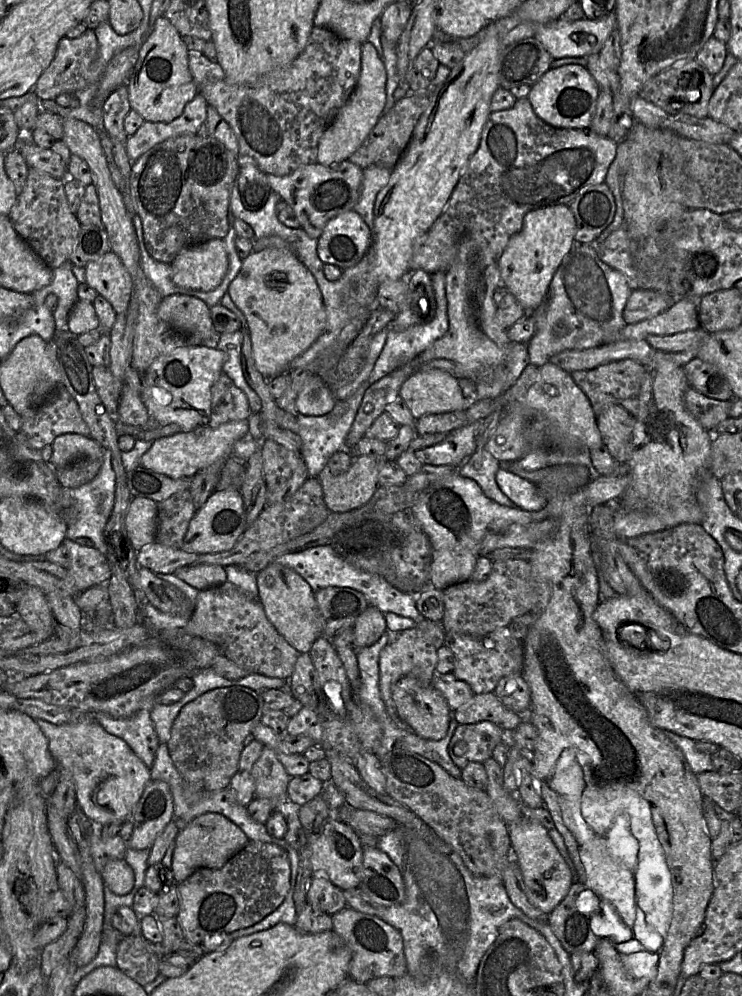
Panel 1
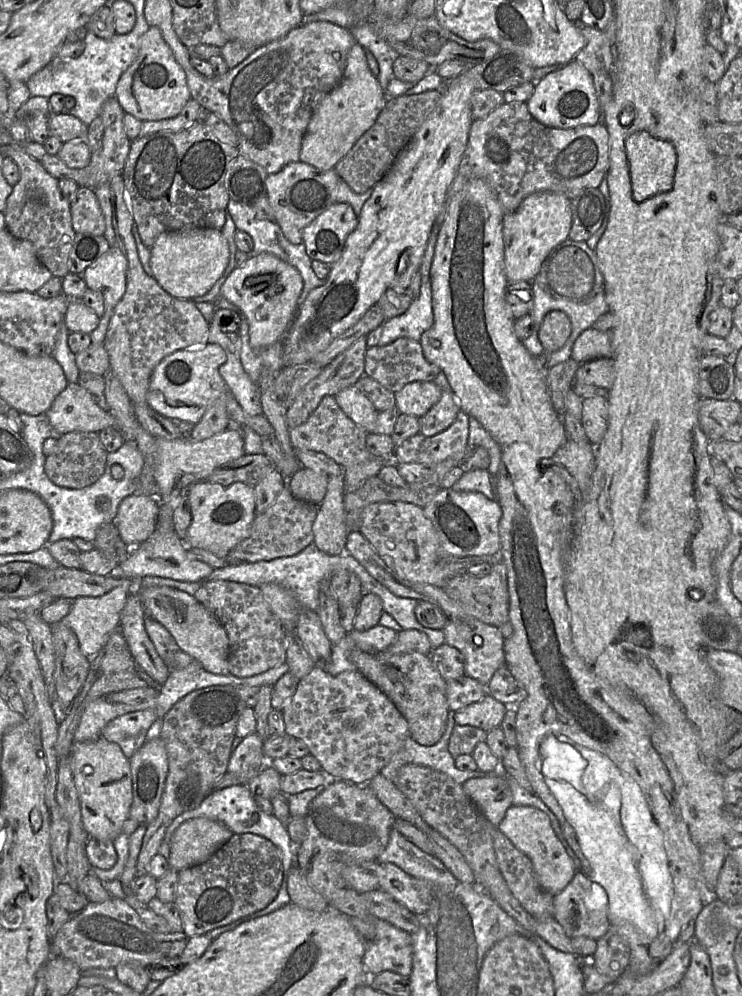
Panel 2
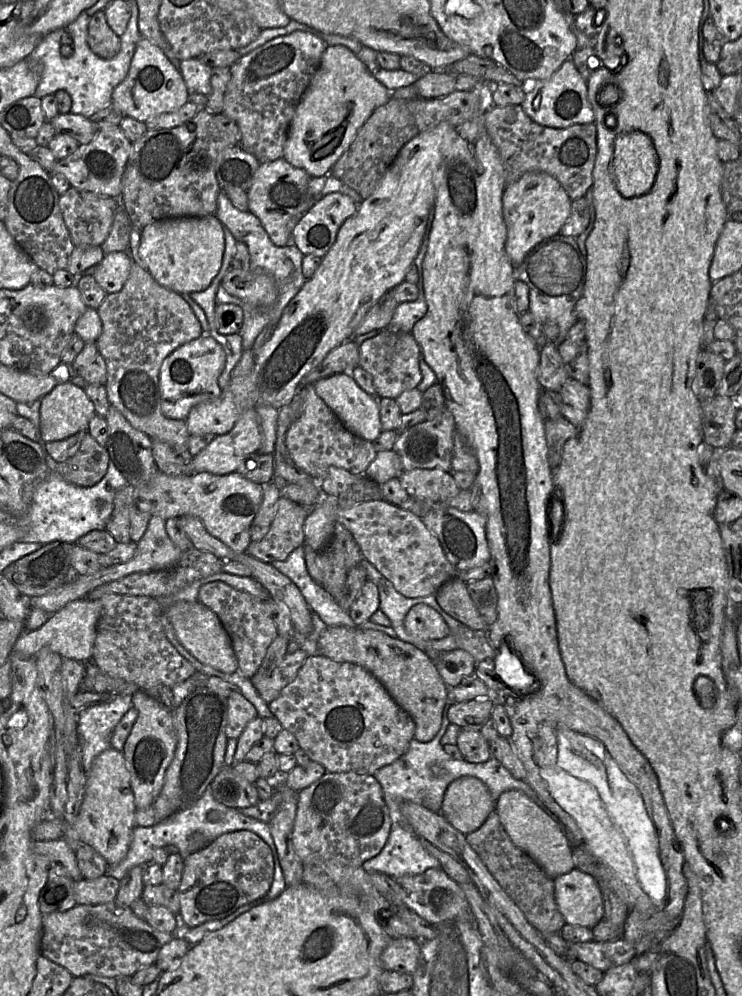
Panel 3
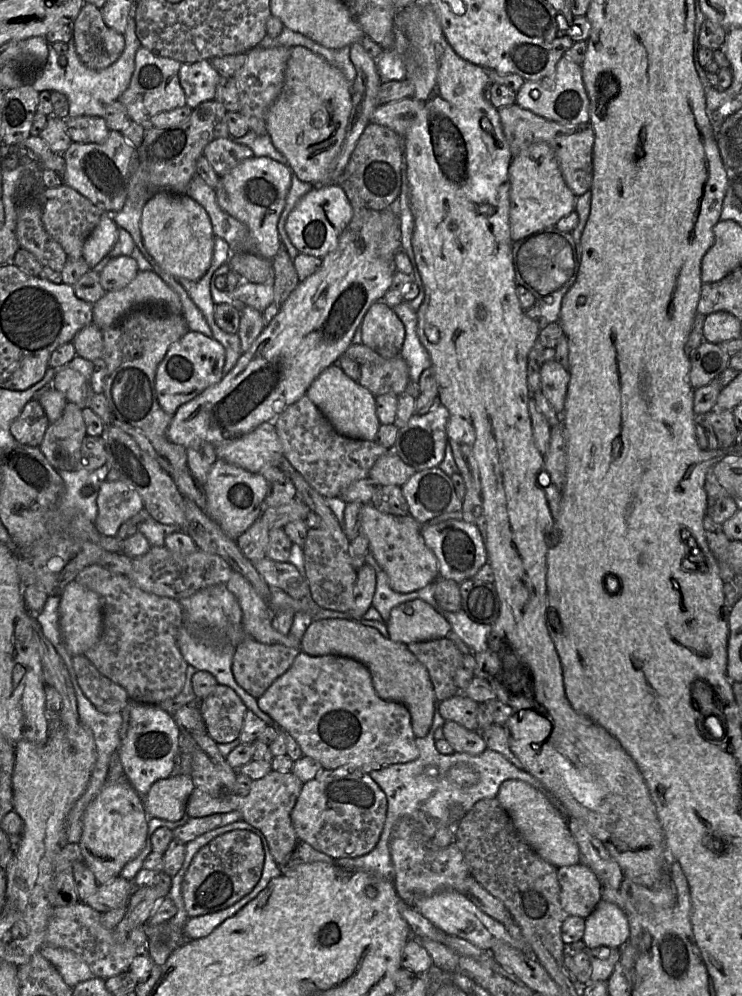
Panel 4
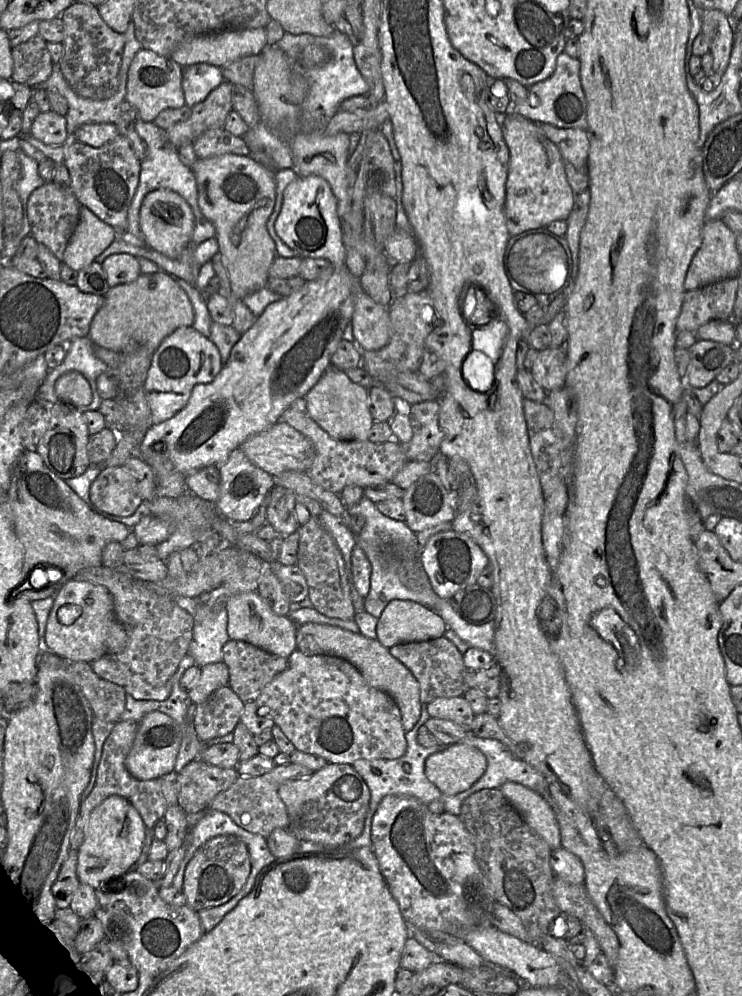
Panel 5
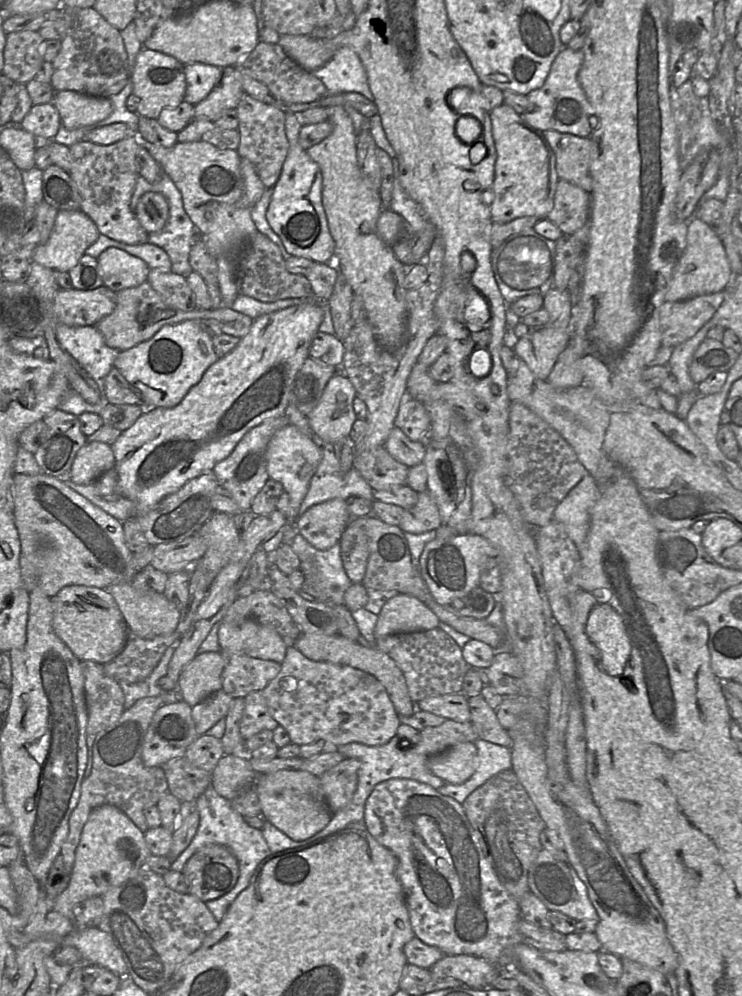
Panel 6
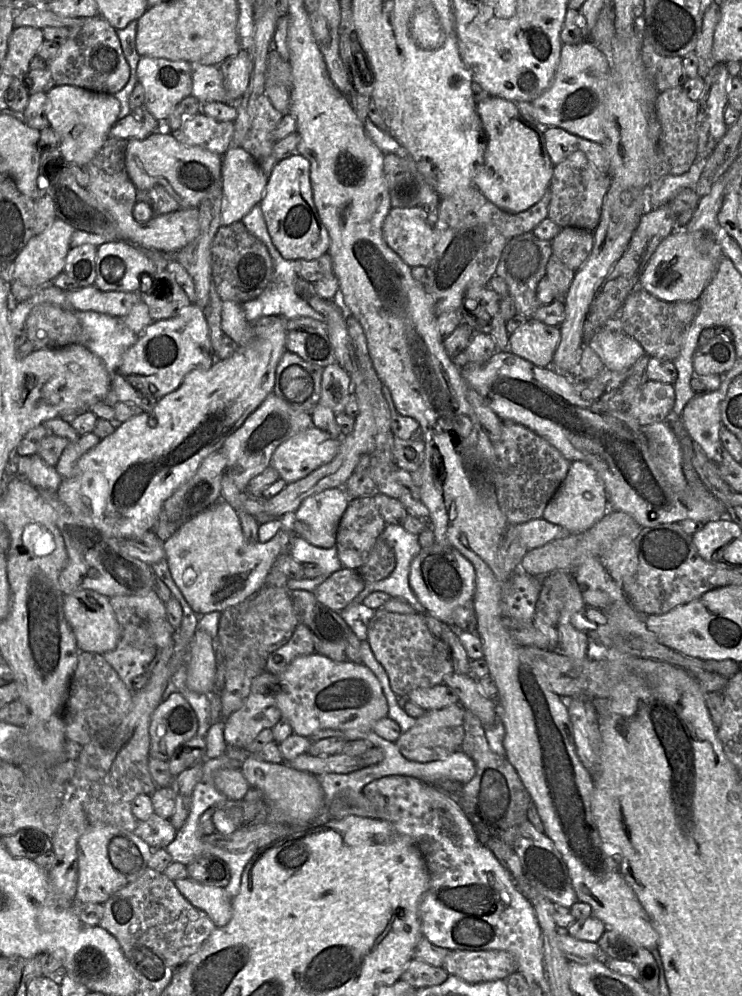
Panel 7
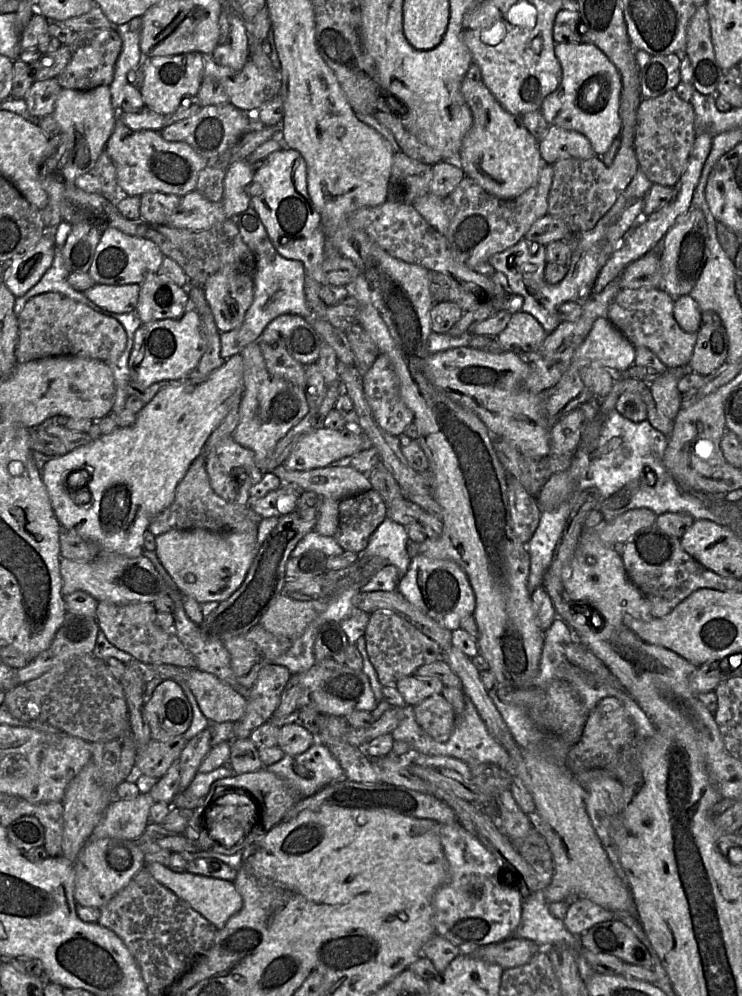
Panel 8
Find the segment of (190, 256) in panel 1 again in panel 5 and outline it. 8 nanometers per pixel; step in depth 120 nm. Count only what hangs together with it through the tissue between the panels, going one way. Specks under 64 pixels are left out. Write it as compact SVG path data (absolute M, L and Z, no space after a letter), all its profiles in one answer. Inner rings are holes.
M160 188L143 198L139 226L146 246L169 258L177 259L191 242L195 219L190 205L182 196L170 189Z

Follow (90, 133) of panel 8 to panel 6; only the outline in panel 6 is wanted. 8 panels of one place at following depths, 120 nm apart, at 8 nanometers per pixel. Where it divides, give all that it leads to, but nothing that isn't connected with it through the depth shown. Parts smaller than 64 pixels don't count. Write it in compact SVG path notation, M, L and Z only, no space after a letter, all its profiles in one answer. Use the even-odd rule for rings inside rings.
M70 90L55 91L51 103L59 112L61 124L69 130L93 125L113 111L110 98Z

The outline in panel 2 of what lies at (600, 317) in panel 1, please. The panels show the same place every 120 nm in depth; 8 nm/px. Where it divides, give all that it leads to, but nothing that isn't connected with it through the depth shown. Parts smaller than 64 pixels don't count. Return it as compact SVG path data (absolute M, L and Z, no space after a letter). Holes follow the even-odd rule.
M566 239L554 247L541 265L539 273L531 281L533 306L530 315L533 319L532 333L523 344L534 357L546 357L547 367L565 362L571 358L572 348L579 335L592 328L597 319L609 312L605 299L604 277L600 271L595 251L584 241ZM553 310L567 314L571 322L571 334L564 345L553 352L547 351L539 339L539 330L545 315Z

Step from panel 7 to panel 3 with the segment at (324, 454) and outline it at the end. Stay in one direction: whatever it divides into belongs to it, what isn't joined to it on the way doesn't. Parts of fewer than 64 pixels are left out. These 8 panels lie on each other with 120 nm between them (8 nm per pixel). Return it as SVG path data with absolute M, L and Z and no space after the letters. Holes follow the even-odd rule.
M243 407L233 429L227 434L216 436L192 458L192 473L227 475L236 472L244 460L259 453L261 442L262 434L256 407Z

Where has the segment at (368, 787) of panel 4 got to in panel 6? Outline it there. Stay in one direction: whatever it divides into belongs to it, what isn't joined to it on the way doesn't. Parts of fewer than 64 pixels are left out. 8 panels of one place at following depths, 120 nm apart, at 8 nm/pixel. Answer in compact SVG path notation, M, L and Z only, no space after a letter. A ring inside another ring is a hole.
M345 758L320 776L322 794L331 813L343 809L352 800L360 766L359 760Z

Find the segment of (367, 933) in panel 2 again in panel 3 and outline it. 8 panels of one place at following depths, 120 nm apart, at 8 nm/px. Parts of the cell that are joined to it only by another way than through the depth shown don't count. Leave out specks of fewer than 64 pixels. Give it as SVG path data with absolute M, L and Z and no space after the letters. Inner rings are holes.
M393 938L381 954L384 971L398 971L413 975L421 953L420 941L411 938Z

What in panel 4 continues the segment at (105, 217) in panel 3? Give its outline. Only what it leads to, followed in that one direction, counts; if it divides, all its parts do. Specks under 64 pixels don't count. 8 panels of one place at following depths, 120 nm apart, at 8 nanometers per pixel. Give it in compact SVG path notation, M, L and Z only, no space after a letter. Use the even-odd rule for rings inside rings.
M65 183L45 189L42 222L49 235L62 246L68 259L81 258L86 239L104 214L108 213Z

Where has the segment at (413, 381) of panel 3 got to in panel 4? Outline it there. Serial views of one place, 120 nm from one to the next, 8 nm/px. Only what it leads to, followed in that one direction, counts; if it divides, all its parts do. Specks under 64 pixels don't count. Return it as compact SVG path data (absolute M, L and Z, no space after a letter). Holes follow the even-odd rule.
M397 355L383 358L377 364L360 365L358 383L375 397L391 393L404 393L409 384L409 368L405 360Z

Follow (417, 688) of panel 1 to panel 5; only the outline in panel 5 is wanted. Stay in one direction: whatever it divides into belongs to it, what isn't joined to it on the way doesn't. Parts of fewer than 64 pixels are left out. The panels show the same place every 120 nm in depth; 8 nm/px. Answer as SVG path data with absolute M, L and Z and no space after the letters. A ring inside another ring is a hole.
M311 622L298 626L296 643L297 649L307 656L336 656L353 664L371 687L393 697L400 709L403 728L406 732L411 731L417 724L423 706L420 700L419 683L412 672L392 656L389 649L377 639L370 639L338 626Z

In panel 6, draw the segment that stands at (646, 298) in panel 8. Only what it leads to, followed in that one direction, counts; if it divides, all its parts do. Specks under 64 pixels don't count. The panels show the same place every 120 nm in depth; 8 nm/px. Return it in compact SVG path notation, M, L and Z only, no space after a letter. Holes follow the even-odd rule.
M724 291L695 298L665 302L660 308L662 347L675 348L691 339L723 303Z

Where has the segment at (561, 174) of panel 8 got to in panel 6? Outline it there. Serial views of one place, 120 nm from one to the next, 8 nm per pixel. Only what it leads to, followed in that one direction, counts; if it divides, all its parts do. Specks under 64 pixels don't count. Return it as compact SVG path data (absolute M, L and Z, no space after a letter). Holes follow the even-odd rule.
M559 179L554 196L554 206L547 220L565 235L581 229L589 219L590 193L570 182Z

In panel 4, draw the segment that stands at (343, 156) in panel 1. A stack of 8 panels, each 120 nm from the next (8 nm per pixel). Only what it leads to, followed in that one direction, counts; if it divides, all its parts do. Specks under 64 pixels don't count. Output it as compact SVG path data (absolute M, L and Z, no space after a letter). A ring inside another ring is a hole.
M302 46L290 48L282 90L266 114L266 128L273 146L286 158L293 174L311 185L329 179L332 163L347 135L352 110L352 86L344 74L323 57Z

